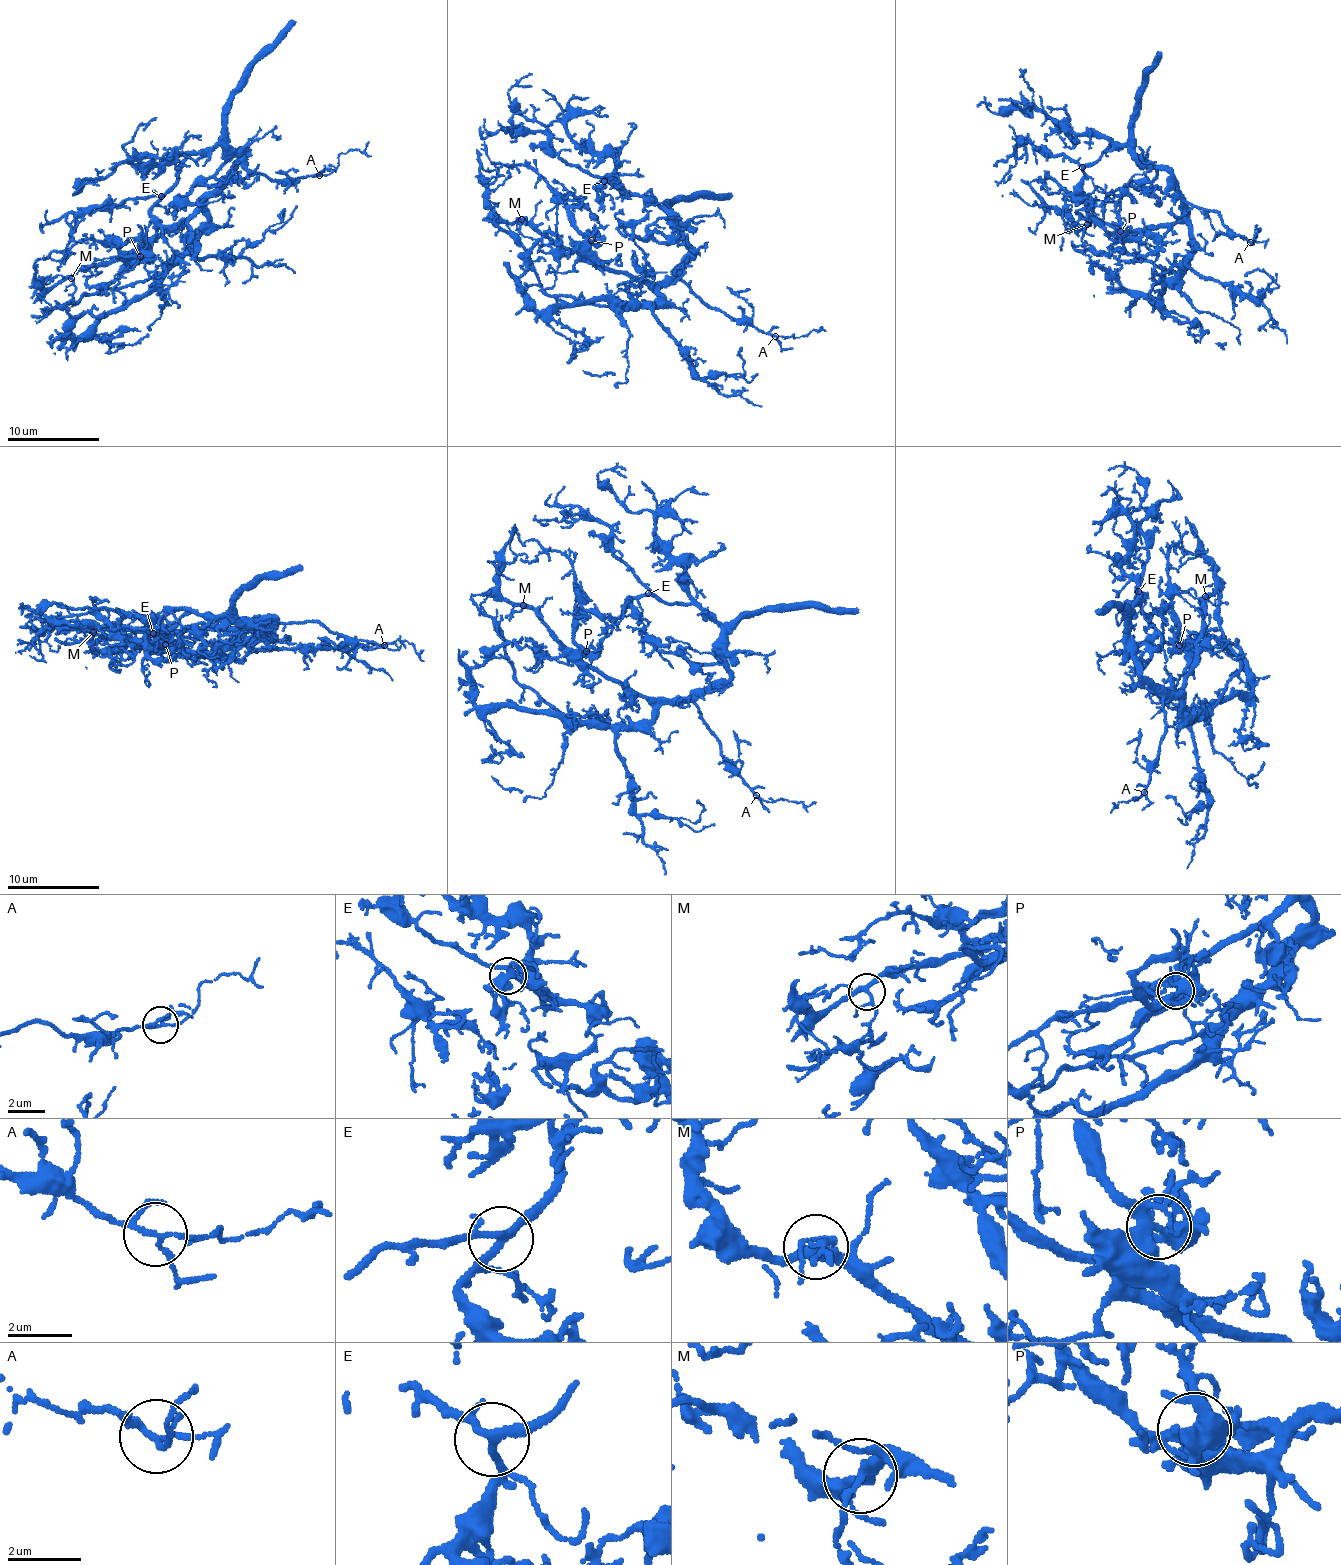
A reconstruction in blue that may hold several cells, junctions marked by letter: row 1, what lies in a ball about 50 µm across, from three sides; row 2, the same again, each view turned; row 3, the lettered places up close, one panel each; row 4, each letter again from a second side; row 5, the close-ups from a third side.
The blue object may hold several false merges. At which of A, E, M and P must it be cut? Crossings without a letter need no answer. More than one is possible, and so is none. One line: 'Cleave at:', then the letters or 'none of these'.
Cleave at: none of these

